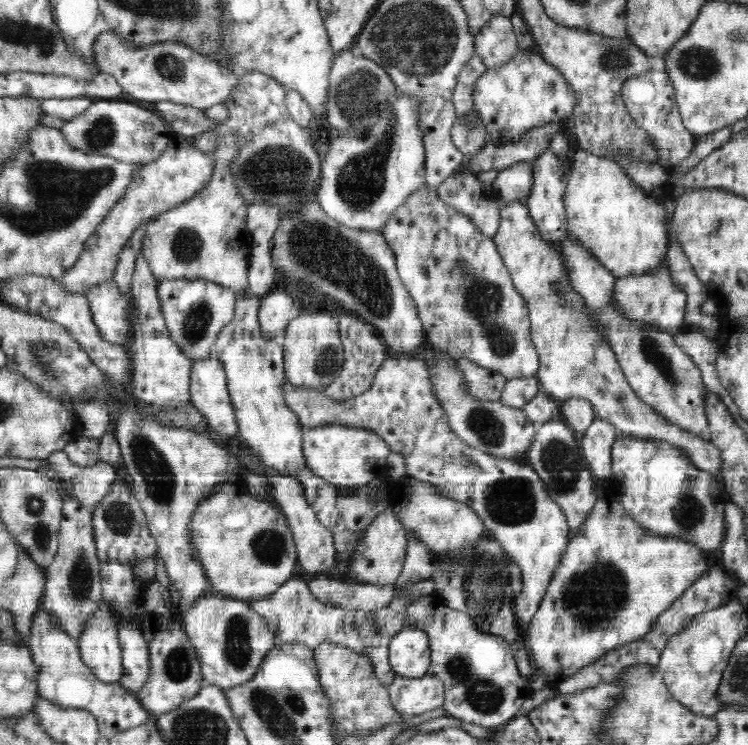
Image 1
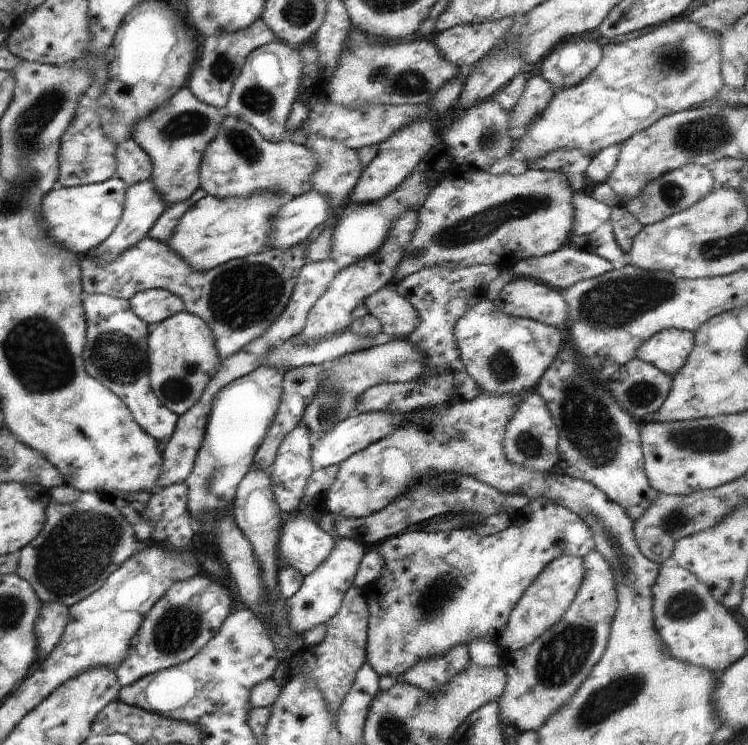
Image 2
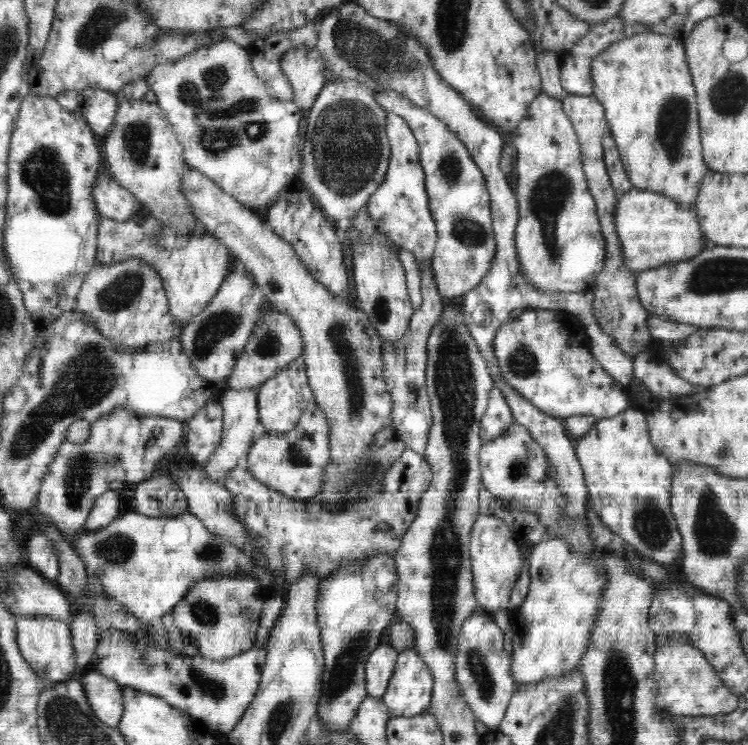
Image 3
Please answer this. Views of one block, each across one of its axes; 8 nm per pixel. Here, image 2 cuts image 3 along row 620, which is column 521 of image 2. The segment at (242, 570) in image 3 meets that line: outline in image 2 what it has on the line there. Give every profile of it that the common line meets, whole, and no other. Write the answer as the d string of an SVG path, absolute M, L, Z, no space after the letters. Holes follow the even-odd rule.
M688 18L668 21L644 36L618 44L610 41L602 47L601 57L598 66L580 84L555 90L545 111L535 117L526 136L517 141L515 154L518 157L536 160L556 149L580 149L593 157L613 144L623 143L634 133L646 130L663 116L714 101L724 86L720 34Z

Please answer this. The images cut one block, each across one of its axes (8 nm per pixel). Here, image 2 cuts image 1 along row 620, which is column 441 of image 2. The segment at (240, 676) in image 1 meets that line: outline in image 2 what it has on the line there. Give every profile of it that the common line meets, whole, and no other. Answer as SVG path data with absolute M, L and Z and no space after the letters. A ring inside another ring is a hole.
M452 169L439 181L439 183L430 191L429 197L426 198L424 204L417 210L417 227L410 239L408 247L404 250L404 258L395 268L394 283L401 281L406 276L418 272L421 268L440 265L450 267L454 265L470 266L470 265L492 265L497 266L500 270L510 270L519 260L528 259L530 257L539 257L551 252L557 251L562 245L568 244L569 234L574 226L574 190L567 181L567 176L561 172L550 172L544 170L528 169L521 175L492 175L487 171L467 170L459 171Z

